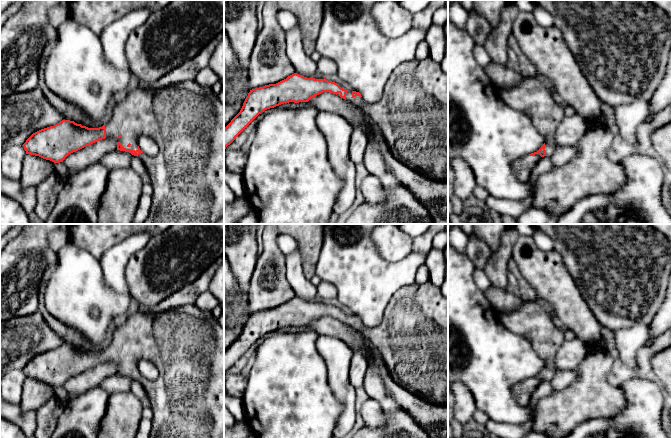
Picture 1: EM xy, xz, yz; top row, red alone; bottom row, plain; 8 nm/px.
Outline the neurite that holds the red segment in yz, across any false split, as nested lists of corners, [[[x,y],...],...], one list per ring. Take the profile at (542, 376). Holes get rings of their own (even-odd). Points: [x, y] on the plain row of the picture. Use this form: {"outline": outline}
{"outline": [[[536,301],[522,304],[518,309],[499,313],[502,324],[527,339],[536,354],[544,361],[544,368],[534,377],[512,387],[512,396],[522,407],[530,406],[532,393],[541,381],[550,381],[556,372],[555,356],[565,341],[565,330],[557,327],[550,316]]]}

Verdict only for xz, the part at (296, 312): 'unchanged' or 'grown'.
grown

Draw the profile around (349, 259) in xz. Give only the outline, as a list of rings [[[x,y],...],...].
[[[325,224],[323,245],[315,267],[315,275],[337,289],[337,299],[359,316],[368,328],[382,322],[384,310],[392,295],[402,287],[415,283],[419,267],[427,255],[412,251],[398,262],[382,258],[374,241],[373,229],[377,224]]]

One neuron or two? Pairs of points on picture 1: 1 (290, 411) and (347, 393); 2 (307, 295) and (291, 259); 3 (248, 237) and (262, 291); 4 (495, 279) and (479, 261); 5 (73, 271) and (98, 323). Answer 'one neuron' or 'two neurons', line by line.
1: two neurons
2: one neuron
3: two neurons
4: two neurons
5: one neuron

